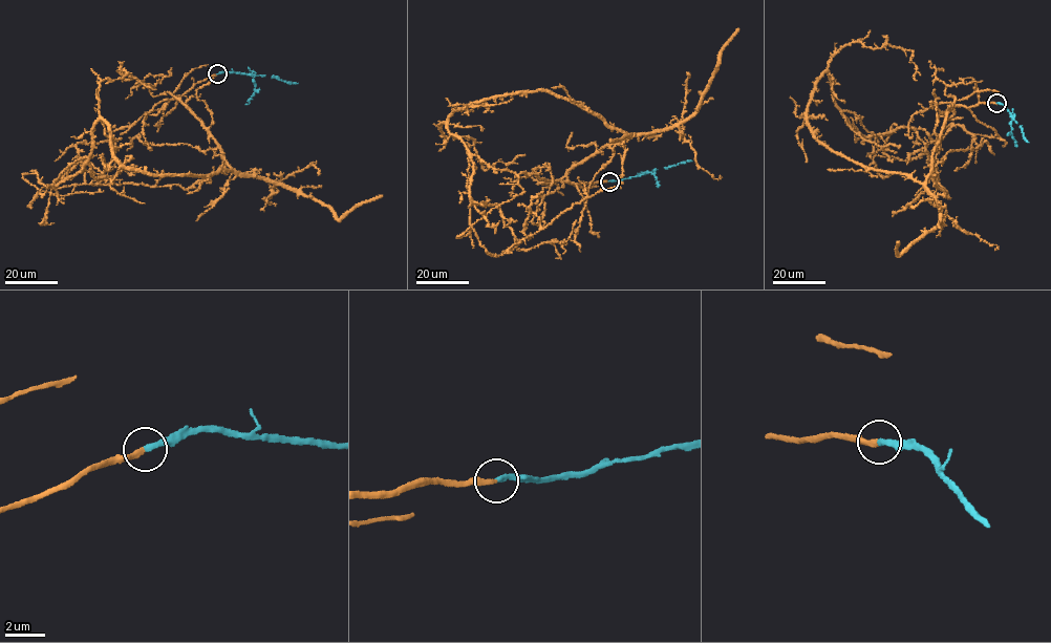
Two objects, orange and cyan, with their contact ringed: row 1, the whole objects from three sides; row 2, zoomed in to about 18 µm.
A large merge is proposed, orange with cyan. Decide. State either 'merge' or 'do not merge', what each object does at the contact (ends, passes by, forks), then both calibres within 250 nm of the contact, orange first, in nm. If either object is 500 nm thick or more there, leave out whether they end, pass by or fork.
merge; orange ends there; cyan ends there; 240 nm thick on the orange side, 280 nm on the other

